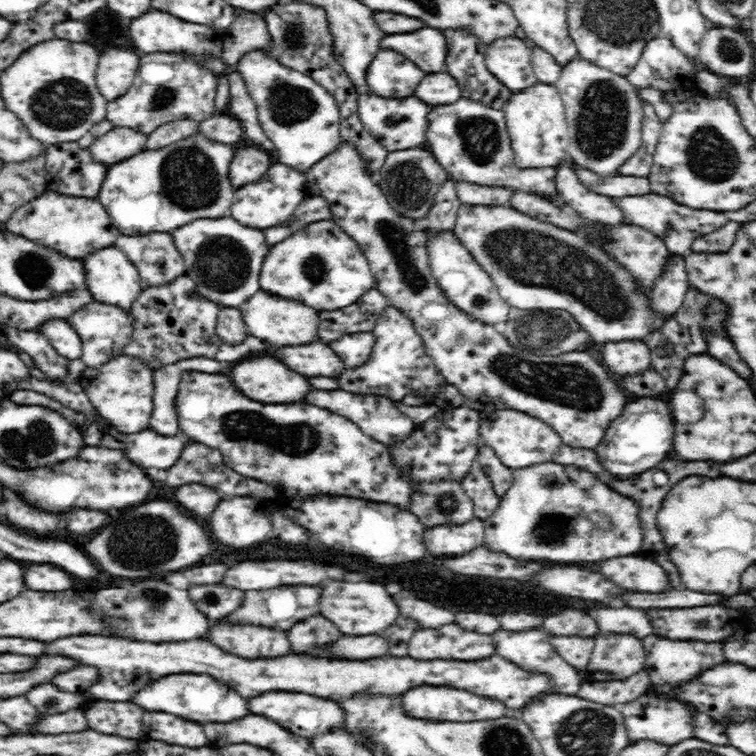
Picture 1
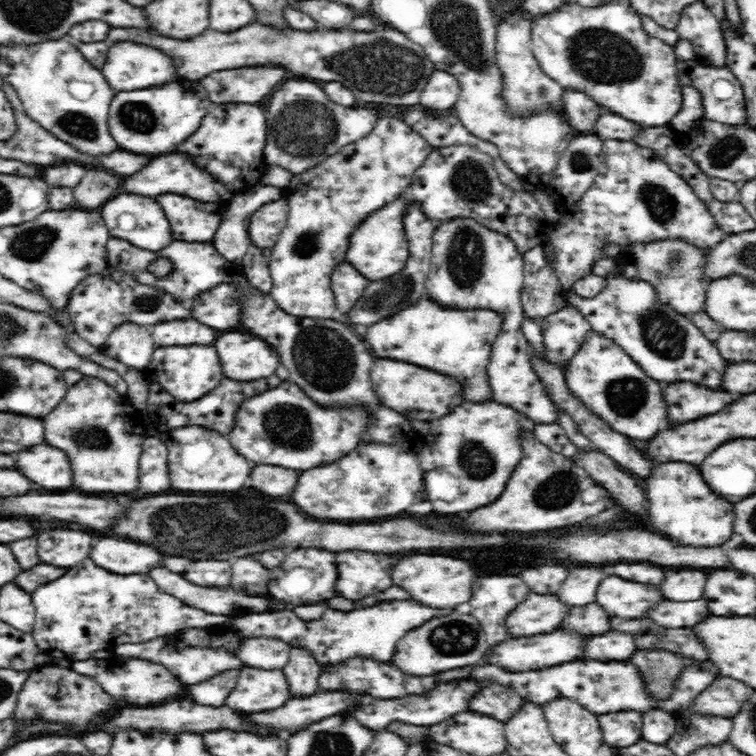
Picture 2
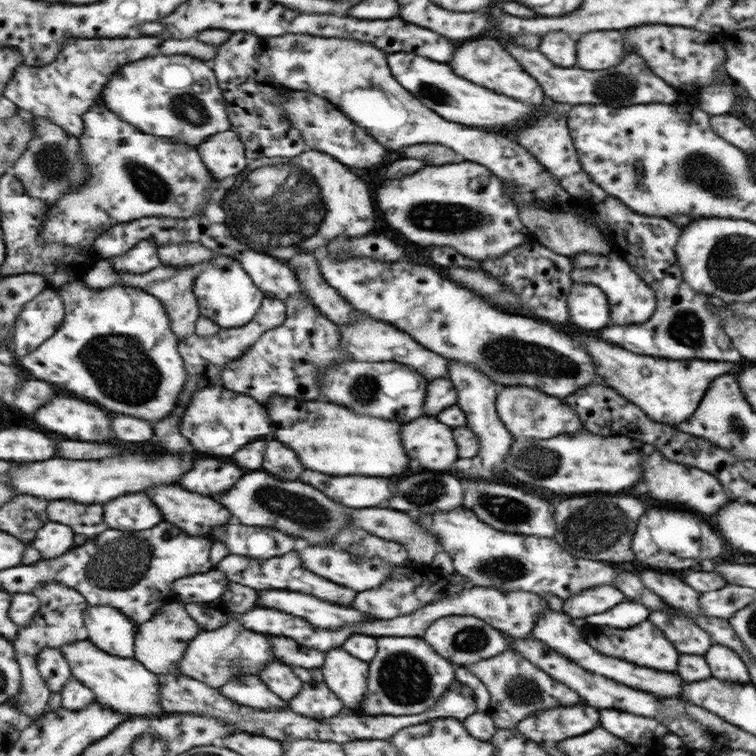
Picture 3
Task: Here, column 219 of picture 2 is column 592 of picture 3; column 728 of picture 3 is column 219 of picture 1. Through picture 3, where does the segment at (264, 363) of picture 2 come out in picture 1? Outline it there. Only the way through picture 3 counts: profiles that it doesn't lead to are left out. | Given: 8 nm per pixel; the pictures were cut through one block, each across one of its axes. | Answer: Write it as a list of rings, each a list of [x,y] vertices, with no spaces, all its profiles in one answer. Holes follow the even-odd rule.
[[[206,357],[182,359],[167,365],[154,372],[156,394],[154,394],[154,410],[152,410],[150,428],[164,436],[174,436],[180,432],[178,416],[174,408],[174,398],[176,398],[180,381],[193,372],[219,374],[222,368],[228,370],[228,366]]]

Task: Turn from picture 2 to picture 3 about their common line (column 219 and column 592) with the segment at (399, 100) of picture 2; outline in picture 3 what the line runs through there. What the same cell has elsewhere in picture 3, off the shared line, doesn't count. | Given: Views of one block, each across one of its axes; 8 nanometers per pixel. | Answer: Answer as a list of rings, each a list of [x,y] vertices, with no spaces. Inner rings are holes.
[[[595,30],[579,38],[579,66],[583,70],[605,70],[623,60],[623,40],[617,30]]]

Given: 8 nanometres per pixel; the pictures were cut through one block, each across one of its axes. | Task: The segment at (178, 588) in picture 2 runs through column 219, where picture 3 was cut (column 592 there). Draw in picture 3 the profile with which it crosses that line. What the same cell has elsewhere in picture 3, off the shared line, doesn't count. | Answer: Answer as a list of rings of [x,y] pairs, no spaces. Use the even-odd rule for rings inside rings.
[[[597,586],[581,590],[579,594],[563,602],[563,612],[573,618],[583,618],[589,614],[599,614],[623,600],[623,594],[611,586]]]

